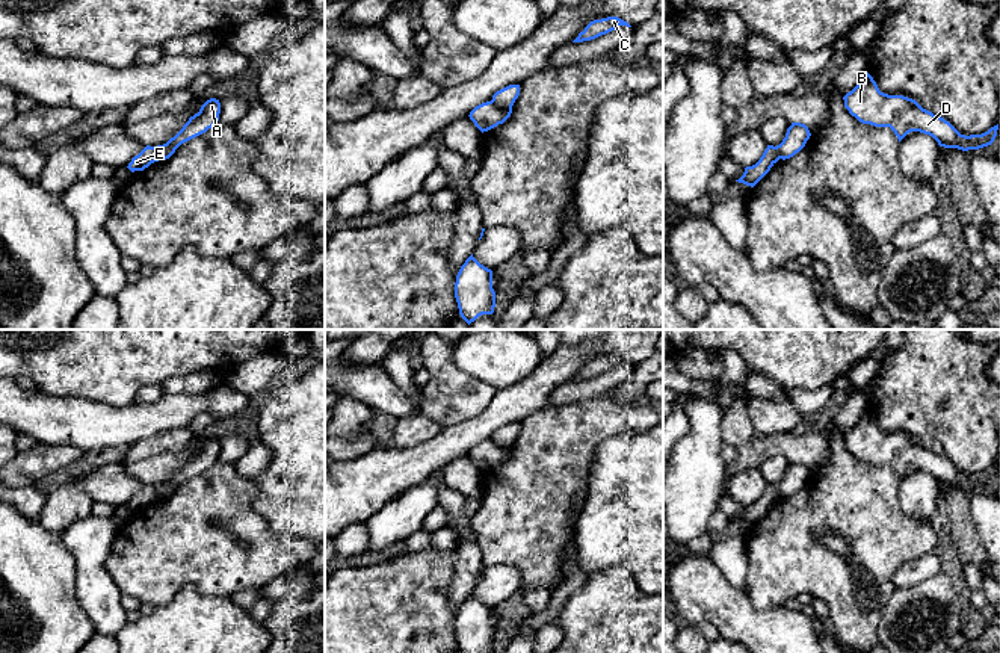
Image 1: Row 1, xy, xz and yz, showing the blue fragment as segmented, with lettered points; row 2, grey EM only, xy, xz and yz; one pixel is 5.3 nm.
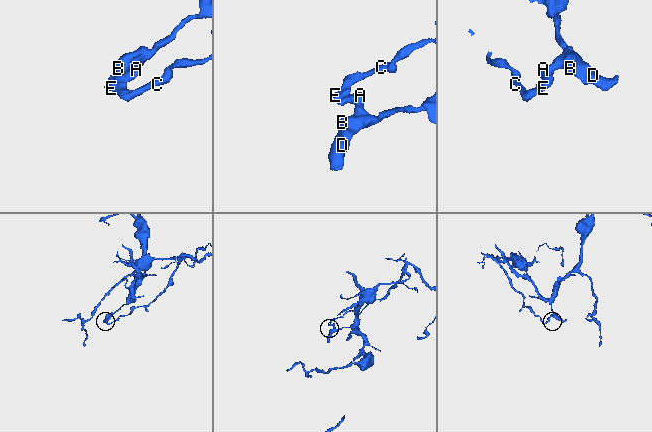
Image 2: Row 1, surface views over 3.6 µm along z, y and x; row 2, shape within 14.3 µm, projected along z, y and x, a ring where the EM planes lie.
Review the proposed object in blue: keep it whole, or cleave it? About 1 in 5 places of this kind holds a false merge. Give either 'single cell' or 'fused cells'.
fused cells

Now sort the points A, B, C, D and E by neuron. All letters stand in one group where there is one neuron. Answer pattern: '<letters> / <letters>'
A B D E / C

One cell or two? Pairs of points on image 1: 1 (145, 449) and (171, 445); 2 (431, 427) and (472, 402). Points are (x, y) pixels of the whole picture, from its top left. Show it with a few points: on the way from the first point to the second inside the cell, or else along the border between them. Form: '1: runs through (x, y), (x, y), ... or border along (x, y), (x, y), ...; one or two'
1: runs through (151, 446), (165, 445); one
2: border along (419, 408), (444, 427); two

